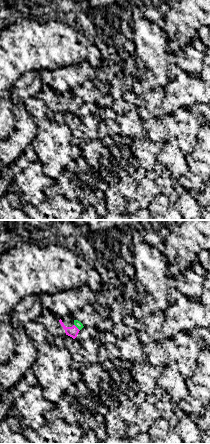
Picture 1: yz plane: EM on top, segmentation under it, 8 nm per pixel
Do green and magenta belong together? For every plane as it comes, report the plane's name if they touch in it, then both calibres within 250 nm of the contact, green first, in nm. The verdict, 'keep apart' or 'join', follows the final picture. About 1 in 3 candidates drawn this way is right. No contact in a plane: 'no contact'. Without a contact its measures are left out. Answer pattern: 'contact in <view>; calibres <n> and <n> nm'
contact in yz; calibres 60 and 90 nm

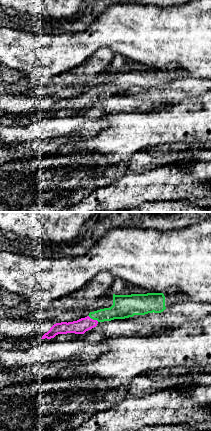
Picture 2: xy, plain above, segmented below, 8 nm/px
contact in xy; calibres 170 and 120 nm

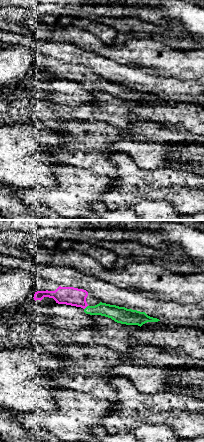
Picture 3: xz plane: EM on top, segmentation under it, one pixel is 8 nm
contact in xz; calibres 120 and 150 nm

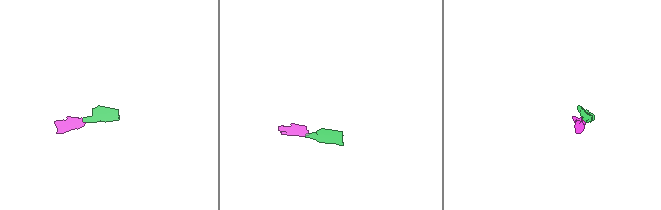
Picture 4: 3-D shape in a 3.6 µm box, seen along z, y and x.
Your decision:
join

